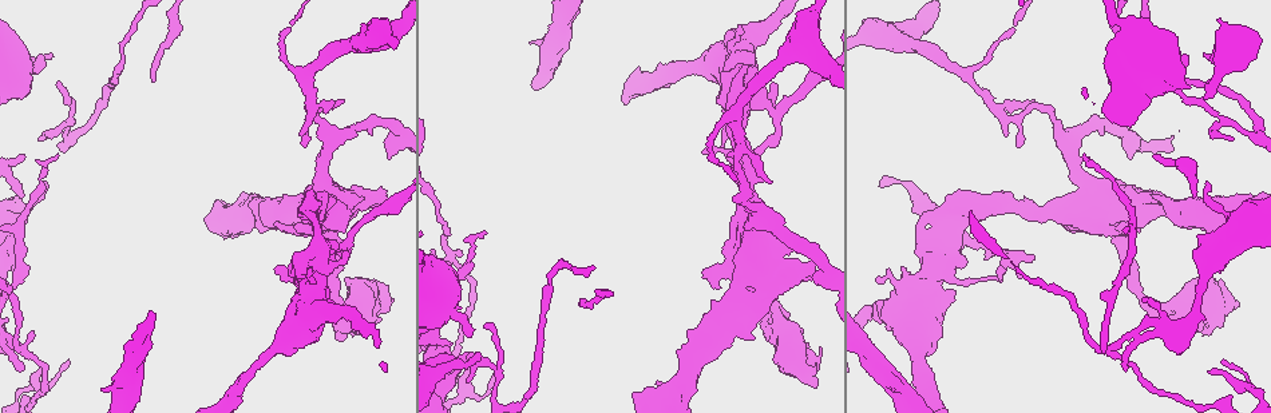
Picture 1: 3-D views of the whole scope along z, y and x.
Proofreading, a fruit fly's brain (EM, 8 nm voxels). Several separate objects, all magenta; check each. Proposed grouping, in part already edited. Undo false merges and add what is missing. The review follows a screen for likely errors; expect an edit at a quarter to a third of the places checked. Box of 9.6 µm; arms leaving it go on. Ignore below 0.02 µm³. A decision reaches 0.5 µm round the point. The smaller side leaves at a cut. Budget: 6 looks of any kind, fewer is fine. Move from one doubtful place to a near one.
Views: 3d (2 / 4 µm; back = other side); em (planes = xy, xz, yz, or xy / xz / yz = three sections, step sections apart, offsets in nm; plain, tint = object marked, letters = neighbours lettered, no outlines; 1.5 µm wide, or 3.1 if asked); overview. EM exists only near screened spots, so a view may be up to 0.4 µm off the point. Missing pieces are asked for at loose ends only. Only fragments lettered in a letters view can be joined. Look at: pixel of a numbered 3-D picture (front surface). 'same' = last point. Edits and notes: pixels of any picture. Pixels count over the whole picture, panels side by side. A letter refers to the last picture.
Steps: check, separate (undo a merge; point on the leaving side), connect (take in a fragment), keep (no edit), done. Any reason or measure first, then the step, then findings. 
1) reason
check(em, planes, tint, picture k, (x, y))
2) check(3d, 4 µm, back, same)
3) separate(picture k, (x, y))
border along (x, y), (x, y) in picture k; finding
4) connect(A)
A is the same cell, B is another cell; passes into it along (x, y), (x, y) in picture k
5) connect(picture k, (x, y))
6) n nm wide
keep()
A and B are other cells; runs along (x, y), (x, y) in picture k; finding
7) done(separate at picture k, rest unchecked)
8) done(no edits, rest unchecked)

an open end
check(em, xy, step 4, letters, picture 1, (1210, 84))

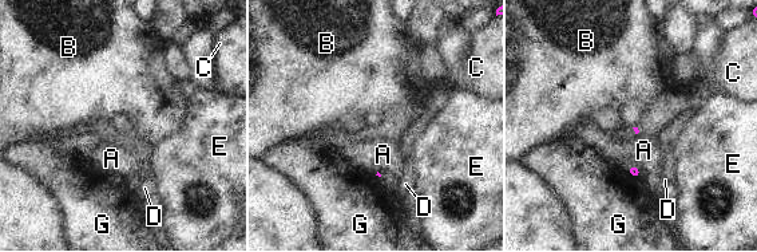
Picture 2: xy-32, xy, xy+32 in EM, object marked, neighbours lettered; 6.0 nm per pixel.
another direction
check(em, planes, letters, same)

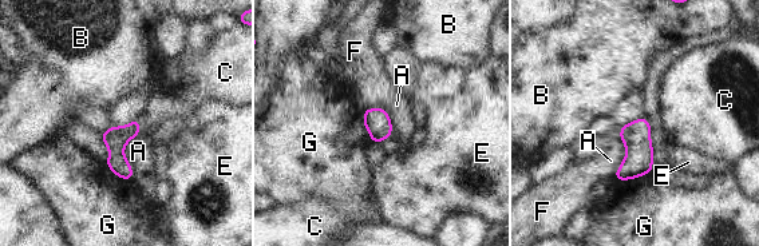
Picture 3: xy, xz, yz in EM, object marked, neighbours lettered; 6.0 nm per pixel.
keep()
A, B, C, E, F and G are other cells; border along (138, 134), (123, 149), (133, 170) in picture 3; none of them fits

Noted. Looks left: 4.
check(em, yz, step 4, plain, picture 1, (1043, 110))

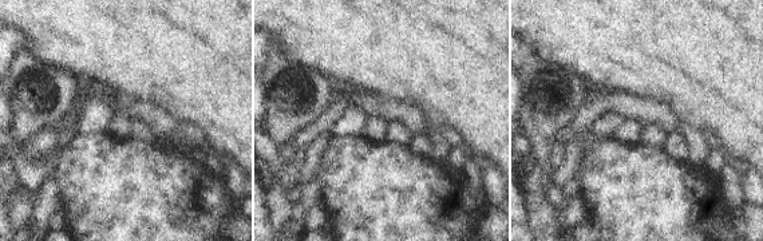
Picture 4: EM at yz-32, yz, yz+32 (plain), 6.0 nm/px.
check(em, yz, step 4, letters, same)

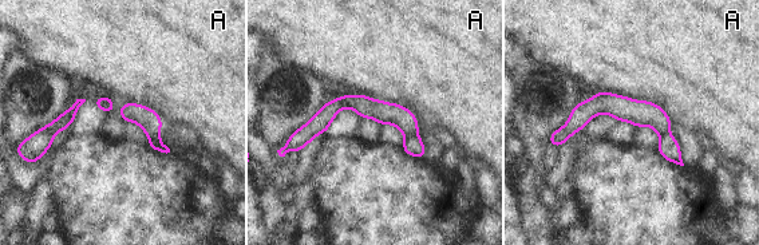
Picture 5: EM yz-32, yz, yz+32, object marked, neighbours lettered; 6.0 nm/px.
130 nm wide
separate(picture 5, (382, 111))
A is another cell; a second neuron is stuck on

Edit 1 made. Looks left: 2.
done(separate at picture 5, rest unchecked)

